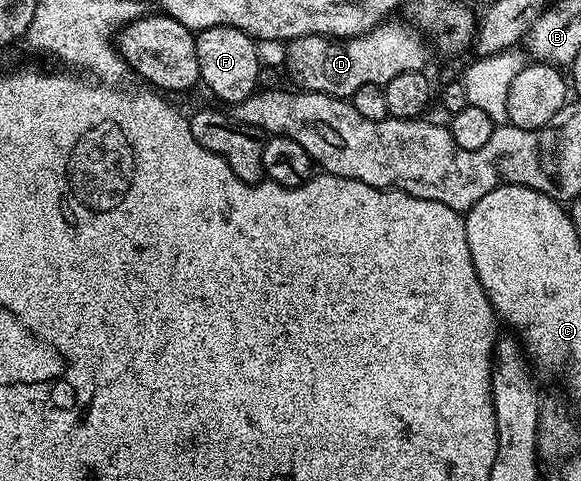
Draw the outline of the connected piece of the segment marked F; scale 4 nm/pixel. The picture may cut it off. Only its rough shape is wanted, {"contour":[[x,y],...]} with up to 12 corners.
{"contour":[[235,27],[194,36],[198,78],[227,105],[259,90],[258,47]]}

